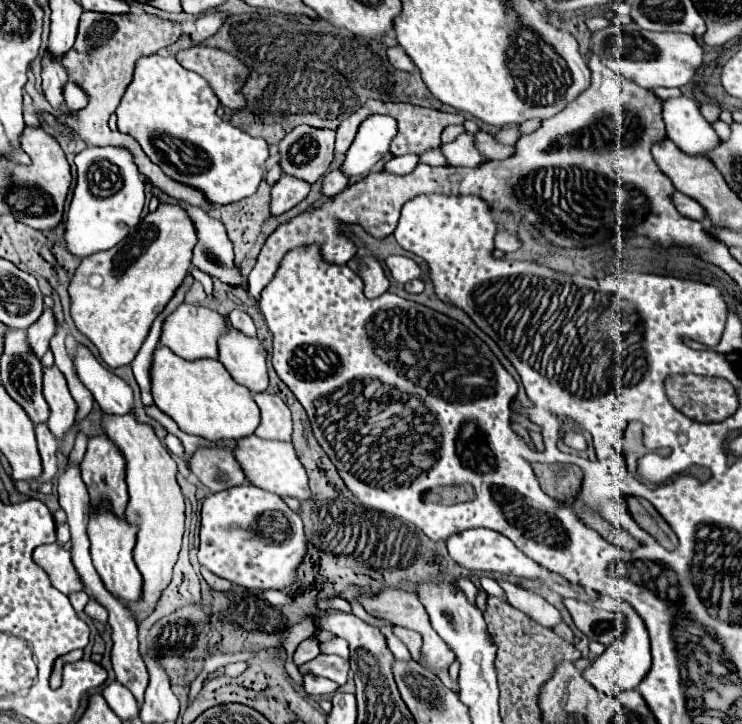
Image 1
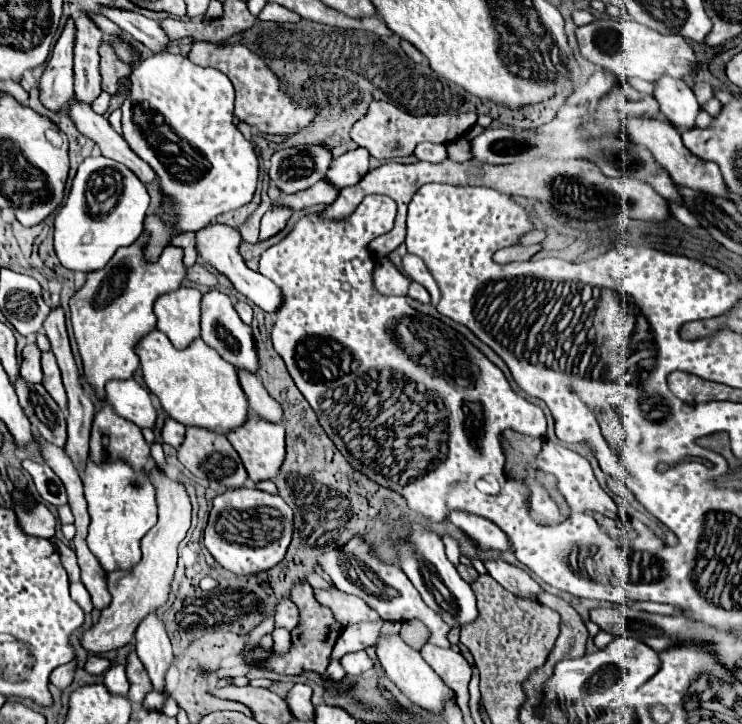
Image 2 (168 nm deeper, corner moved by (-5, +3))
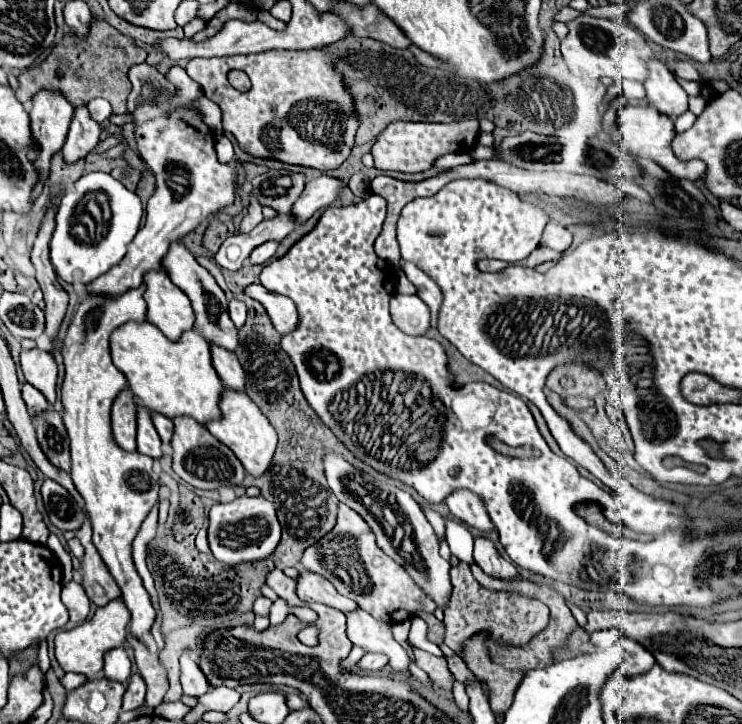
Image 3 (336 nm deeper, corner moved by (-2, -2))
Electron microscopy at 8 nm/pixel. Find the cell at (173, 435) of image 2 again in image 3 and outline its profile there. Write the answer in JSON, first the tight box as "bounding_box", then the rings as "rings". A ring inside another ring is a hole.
{"bounding_box":[151,413,173,449],"rings":[[[151,413],[151,421],[153,421],[163,445],[169,449],[169,441],[171,441],[171,435],[173,435],[173,421],[165,415],[159,415],[159,413]]]}

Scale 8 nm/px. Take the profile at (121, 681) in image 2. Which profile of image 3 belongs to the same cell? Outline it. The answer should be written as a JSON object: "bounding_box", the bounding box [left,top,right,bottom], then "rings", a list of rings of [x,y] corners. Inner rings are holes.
{"bounding_box":[103,647,131,683],"rings":[[[117,647],[115,651],[107,653],[103,659],[105,659],[103,673],[105,673],[107,679],[123,683],[131,675],[131,661],[129,661],[129,657],[127,657],[123,647]]]}

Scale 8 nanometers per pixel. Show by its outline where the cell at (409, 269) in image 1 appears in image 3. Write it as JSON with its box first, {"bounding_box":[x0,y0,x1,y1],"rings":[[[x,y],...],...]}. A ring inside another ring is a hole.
{"bounding_box":[403,261,443,327],"rings":[[[405,261],[403,263],[403,271],[407,275],[407,279],[417,287],[417,295],[429,305],[431,309],[431,325],[437,327],[437,315],[439,315],[439,307],[443,301],[443,293],[439,289],[439,285],[435,281],[429,279],[429,275],[425,275],[417,265]]]}

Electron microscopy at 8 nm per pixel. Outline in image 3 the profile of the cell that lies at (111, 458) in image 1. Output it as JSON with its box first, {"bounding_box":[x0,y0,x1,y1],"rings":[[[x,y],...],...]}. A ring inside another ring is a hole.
{"bounding_box":[111,387,137,451],"rings":[[[125,387],[113,401],[111,411],[113,437],[121,449],[135,451],[135,429],[137,429],[137,399],[129,387]]]}

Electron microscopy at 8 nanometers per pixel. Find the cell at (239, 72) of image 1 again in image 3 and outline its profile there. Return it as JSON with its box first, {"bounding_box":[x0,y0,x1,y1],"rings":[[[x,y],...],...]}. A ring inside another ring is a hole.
{"bounding_box":[187,51,359,171],"rings":[[[267,51],[255,55],[235,55],[235,57],[215,57],[215,59],[191,59],[187,63],[187,75],[203,87],[205,97],[215,101],[223,111],[223,129],[231,131],[237,139],[241,151],[259,159],[277,159],[287,165],[301,165],[319,171],[337,169],[355,145],[355,133],[359,129],[359,115],[355,111],[353,97],[335,69],[337,57],[319,51]],[[231,69],[241,69],[249,75],[253,87],[249,93],[239,93],[227,83],[227,73]]]}

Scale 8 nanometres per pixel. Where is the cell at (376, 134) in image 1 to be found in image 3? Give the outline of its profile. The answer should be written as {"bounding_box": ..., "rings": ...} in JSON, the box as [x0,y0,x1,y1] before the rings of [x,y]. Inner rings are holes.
{"bounding_box":[291,175,341,223],"rings":[[[321,175],[313,181],[309,181],[303,189],[303,193],[299,195],[299,199],[295,201],[295,205],[291,207],[291,215],[297,223],[305,223],[307,219],[311,219],[315,215],[315,211],[329,207],[341,191],[341,181],[333,179],[329,175]]]}

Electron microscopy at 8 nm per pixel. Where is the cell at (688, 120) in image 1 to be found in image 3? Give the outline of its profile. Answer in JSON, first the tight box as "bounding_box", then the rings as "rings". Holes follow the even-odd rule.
{"bounding_box":[645,59,687,117],"rings":[[[659,59],[647,61],[647,79],[645,79],[645,91],[647,99],[653,107],[657,107],[661,113],[669,117],[677,117],[687,111],[687,93],[677,83],[675,75],[667,69],[667,65]]]}

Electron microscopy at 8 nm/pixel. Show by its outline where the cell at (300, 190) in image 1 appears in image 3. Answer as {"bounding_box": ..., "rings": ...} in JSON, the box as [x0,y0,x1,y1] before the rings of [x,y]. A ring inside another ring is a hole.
{"bounding_box":[249,241,279,265],"rings":[[[267,241],[267,243],[259,245],[259,247],[249,255],[249,263],[251,263],[251,265],[261,265],[261,263],[269,261],[269,259],[275,255],[277,245],[279,245],[277,241]]]}

